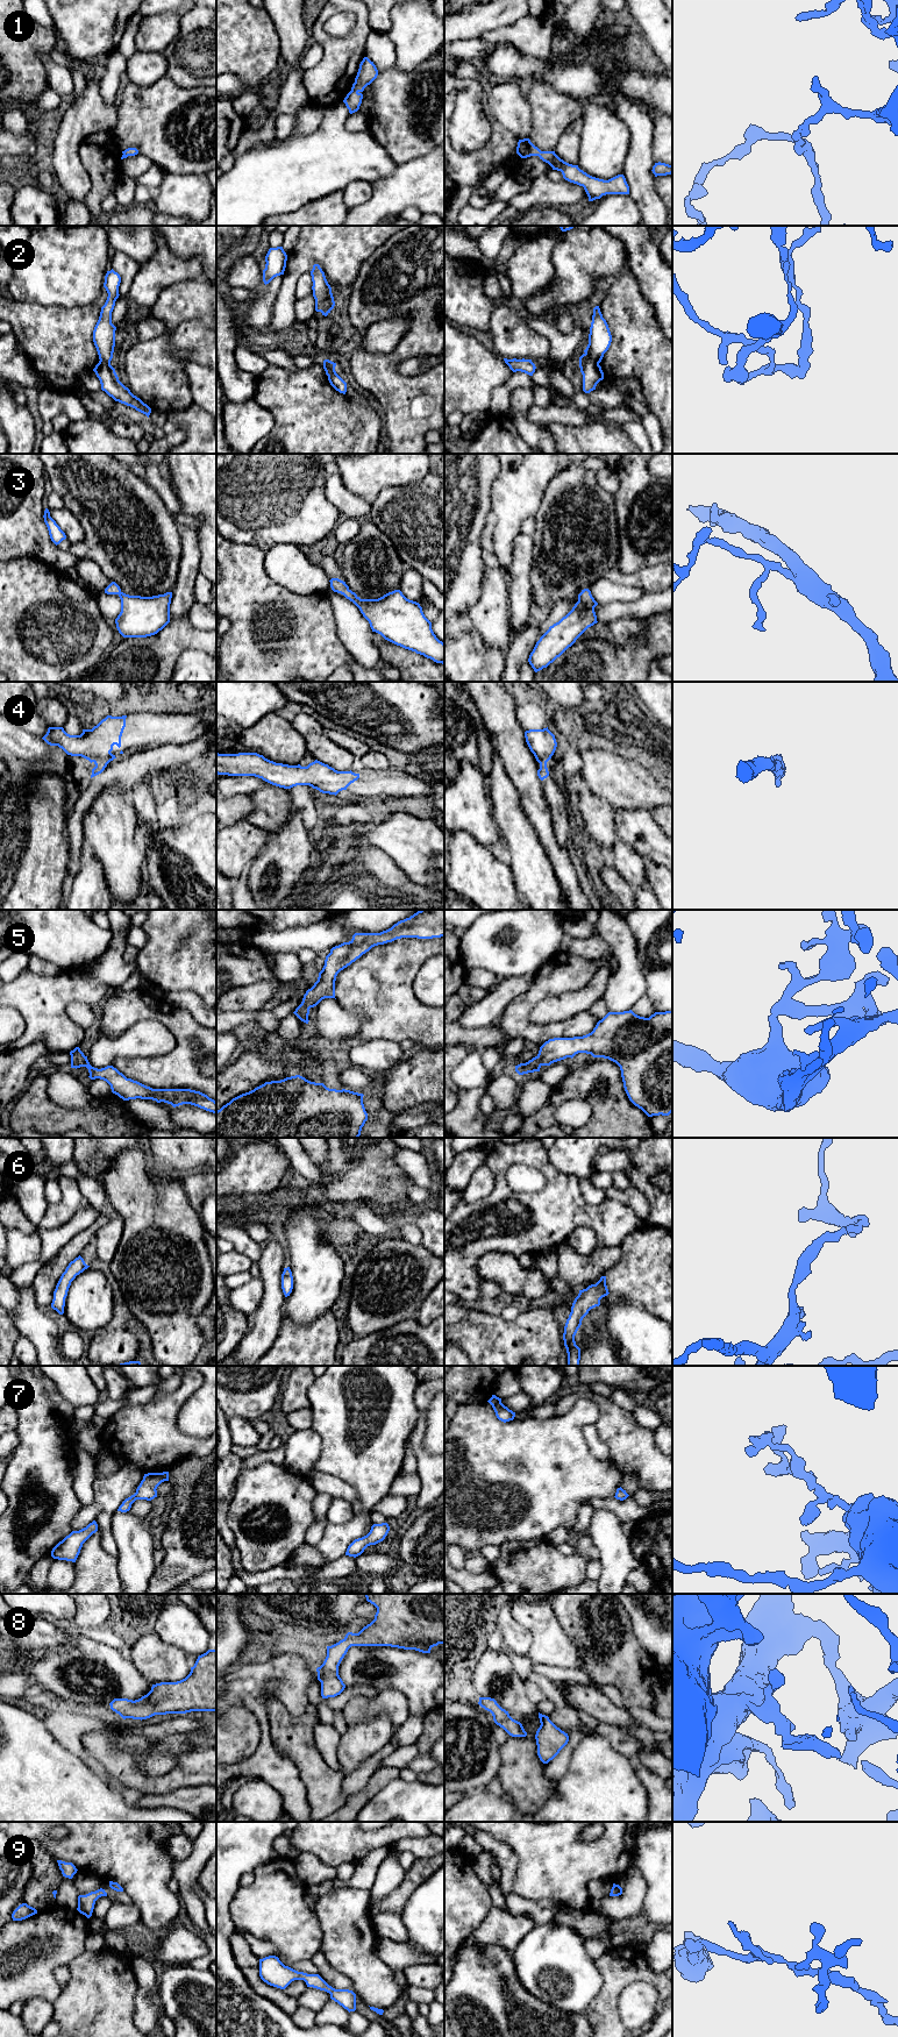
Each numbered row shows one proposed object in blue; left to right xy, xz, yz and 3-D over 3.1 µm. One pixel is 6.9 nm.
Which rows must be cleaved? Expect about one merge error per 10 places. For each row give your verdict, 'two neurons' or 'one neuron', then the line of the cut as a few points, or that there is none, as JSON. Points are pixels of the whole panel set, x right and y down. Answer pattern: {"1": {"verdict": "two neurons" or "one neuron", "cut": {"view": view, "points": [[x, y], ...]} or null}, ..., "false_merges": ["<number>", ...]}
{"1": {"verdict": "one neuron", "cut": null}, "2": {"verdict": "two neurons", "cut": {"view": "xy", "points": [[100, 360], [105, 361], [114, 370]]}}, "3": {"verdict": "one neuron", "cut": null}, "4": {"verdict": "one neuron", "cut": null}, "5": {"verdict": "one neuron", "cut": null}, "6": {"verdict": "one neuron", "cut": null}, "7": {"verdict": "one neuron", "cut": null}, "8": {"verdict": "one neuron", "cut": null}, "9": {"verdict": "one neuron", "cut": null}, "false_merges": ["2"]}

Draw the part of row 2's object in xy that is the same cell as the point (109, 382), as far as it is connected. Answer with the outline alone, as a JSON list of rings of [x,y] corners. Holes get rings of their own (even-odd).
[[[99,361],[93,371],[100,380],[102,391],[115,401],[130,406],[149,418],[151,408],[140,398],[134,396],[130,390],[119,380],[119,377],[112,366],[104,361]]]

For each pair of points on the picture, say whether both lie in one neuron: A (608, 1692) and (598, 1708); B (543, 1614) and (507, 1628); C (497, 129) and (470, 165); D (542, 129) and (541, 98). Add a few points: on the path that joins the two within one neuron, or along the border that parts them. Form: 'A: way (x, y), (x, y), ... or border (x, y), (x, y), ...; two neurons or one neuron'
A: border (599, 1688), (612, 1702), (621, 1707); two neurons
B: border (510, 1605), (512, 1616), (531, 1632), (528, 1649); two neurons
C: way (497, 140), (497, 143), (480, 159); one neuron
D: way (542, 121), (542, 106); one neuron

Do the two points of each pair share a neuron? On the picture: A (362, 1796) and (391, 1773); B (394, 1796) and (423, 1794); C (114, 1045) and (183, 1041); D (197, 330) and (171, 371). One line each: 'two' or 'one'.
A: one
B: one
C: two
D: one

